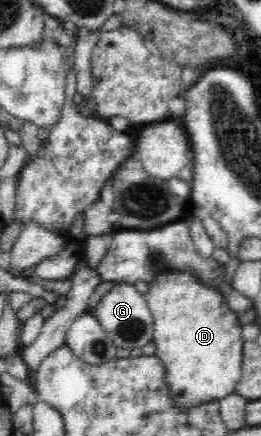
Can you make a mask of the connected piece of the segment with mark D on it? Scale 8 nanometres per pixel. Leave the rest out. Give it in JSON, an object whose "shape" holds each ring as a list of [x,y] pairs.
{"shape":[[[167,270],[153,277],[144,297],[154,318],[153,342],[157,346],[156,355],[163,361],[166,370],[171,398],[179,406],[197,406],[207,400],[219,400],[235,393],[242,375],[244,340],[238,313],[229,309],[226,292],[215,289],[213,285],[203,284],[203,281],[188,270]]]}

